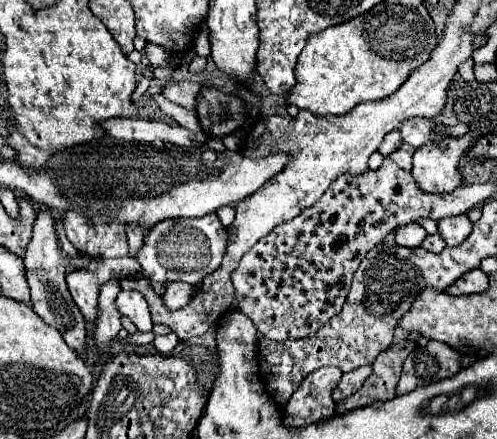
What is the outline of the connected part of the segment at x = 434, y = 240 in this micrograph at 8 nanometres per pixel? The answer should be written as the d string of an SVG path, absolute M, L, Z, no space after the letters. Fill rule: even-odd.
M427 235L421 247L423 247L423 249L427 249L427 251L433 251L433 253L439 253L441 249L445 249L445 243L441 241L441 237L439 237L439 235Z

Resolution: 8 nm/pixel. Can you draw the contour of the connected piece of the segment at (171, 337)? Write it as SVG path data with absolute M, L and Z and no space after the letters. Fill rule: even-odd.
M169 333L169 335L165 335L165 337L155 337L155 341L153 341L153 345L155 345L155 349L159 351L159 353L163 353L163 355L167 355L175 345L179 343L179 337L177 337L177 333Z

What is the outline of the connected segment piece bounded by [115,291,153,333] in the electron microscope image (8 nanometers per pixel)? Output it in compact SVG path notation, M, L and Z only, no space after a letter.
M121 291L117 297L117 309L121 315L129 317L135 327L139 331L151 331L153 323L151 323L151 315L149 315L149 307L143 301L143 295L139 291Z

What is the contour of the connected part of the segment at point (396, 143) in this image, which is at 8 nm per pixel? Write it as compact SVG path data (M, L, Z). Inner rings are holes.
M391 131L391 133L385 135L385 139L383 139L381 147L379 147L379 153L381 153L383 157L389 157L393 151L397 151L397 149L401 147L401 143L403 143L403 139L401 139L399 131Z

